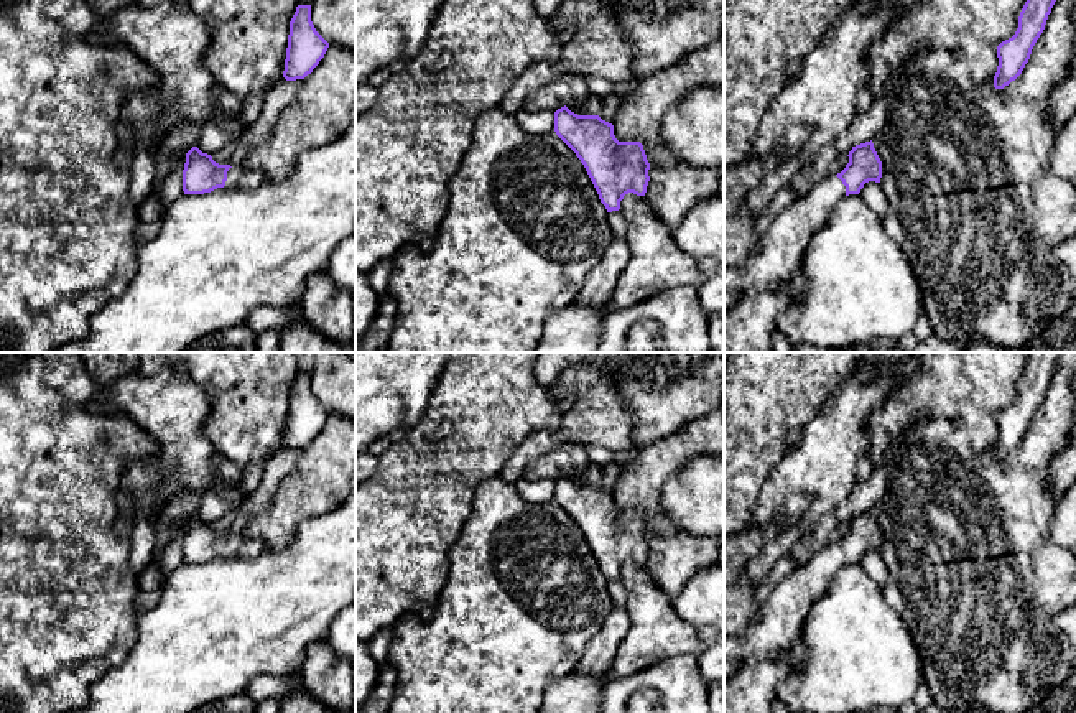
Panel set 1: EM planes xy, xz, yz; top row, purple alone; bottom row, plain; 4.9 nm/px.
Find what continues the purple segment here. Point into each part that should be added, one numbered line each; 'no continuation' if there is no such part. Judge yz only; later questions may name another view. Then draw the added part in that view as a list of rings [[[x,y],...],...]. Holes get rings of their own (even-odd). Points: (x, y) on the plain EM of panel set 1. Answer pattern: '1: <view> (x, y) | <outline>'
1: yz (757, 652) | [[[828,543],[805,565],[783,578],[758,606],[755,619],[747,629],[724,641],[724,660],[732,660],[735,670],[724,678],[724,713],[772,713],[778,683],[790,673],[783,660],[793,642],[801,636],[803,621],[809,608],[826,593],[836,571],[846,565],[846,555],[836,543]]]

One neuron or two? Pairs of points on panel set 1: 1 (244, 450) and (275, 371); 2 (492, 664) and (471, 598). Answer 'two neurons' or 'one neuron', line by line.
1: one neuron
2: one neuron

